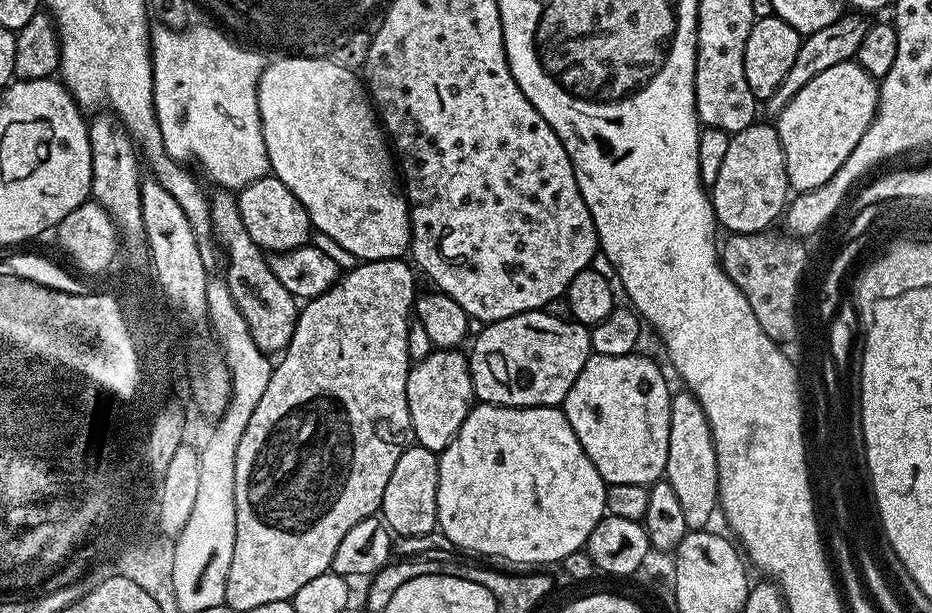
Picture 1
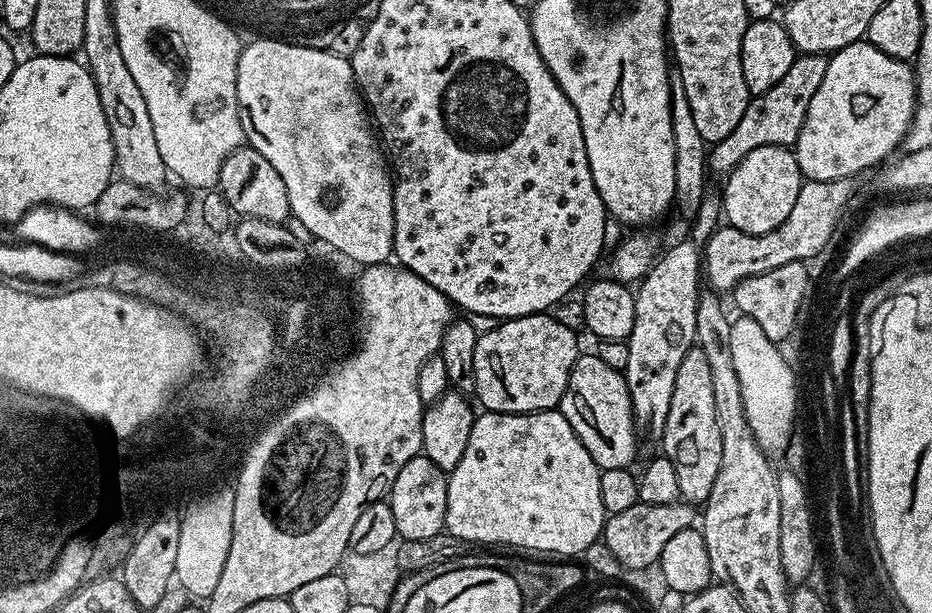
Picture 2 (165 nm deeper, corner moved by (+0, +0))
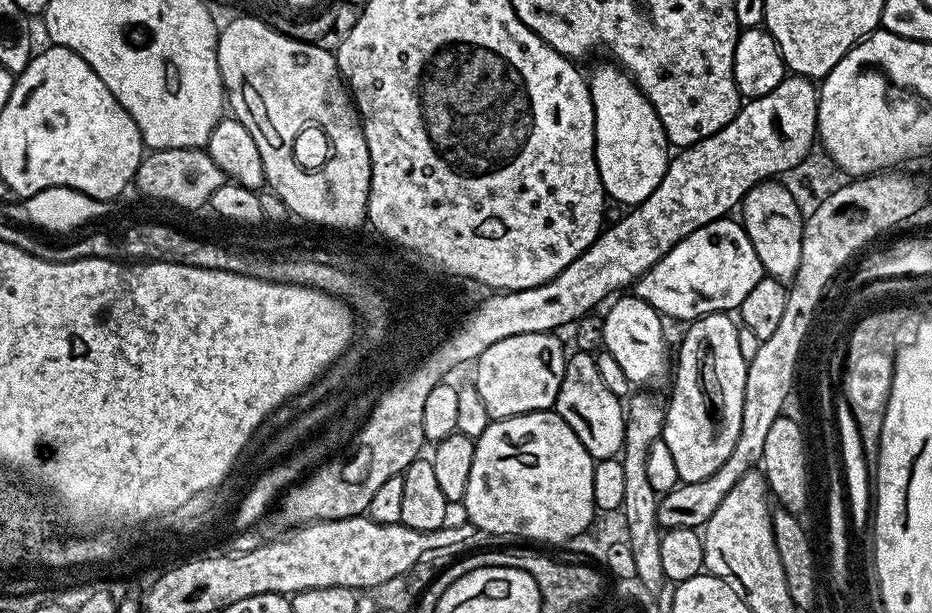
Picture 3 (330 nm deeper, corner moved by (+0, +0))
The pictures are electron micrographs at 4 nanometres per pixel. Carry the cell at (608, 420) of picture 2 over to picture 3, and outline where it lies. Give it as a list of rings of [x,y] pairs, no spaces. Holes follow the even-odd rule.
[[[573,351],[565,359],[562,386],[558,390],[554,411],[564,419],[566,426],[570,426],[570,430],[574,430],[574,434],[578,434],[578,442],[586,446],[593,461],[610,460],[621,455],[626,408],[621,397],[610,394],[602,382],[593,353]]]

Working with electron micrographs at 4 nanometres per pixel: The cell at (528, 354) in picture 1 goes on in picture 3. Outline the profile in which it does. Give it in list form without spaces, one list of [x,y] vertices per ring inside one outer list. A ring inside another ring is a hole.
[[[539,332],[538,334],[514,334],[514,338],[502,338],[502,342],[494,342],[490,350],[483,352],[476,361],[476,381],[474,387],[478,398],[482,398],[482,406],[488,411],[492,420],[505,420],[511,416],[521,416],[527,412],[546,412],[555,405],[558,390],[562,386],[566,351],[556,332]]]

